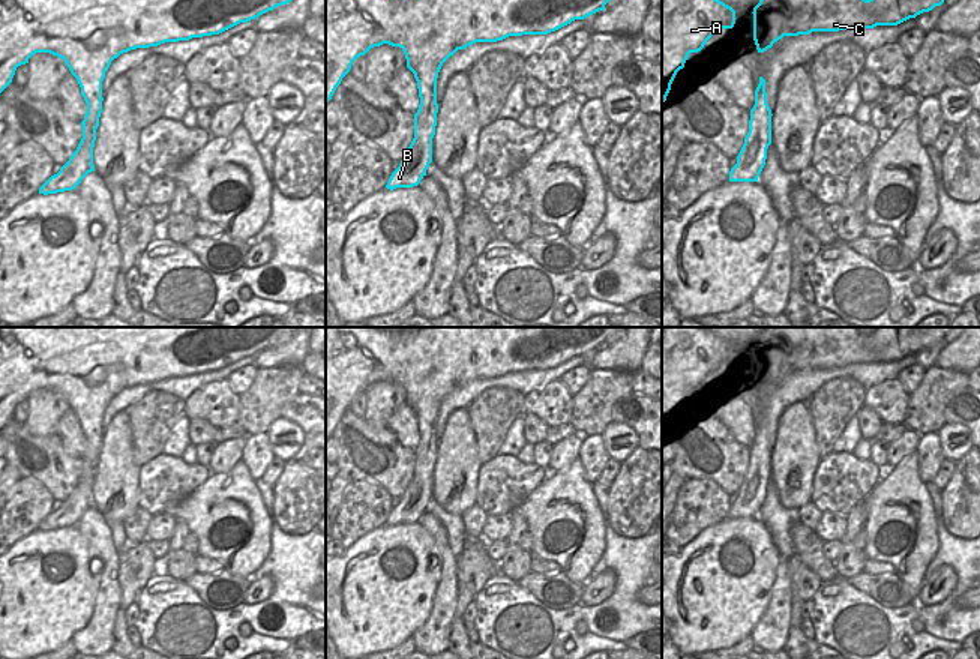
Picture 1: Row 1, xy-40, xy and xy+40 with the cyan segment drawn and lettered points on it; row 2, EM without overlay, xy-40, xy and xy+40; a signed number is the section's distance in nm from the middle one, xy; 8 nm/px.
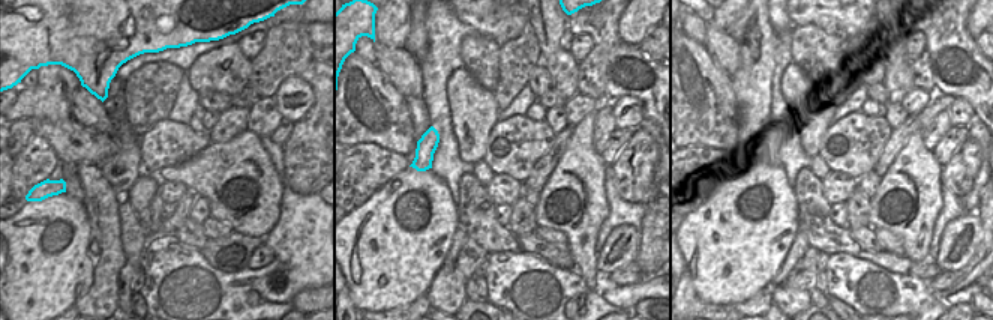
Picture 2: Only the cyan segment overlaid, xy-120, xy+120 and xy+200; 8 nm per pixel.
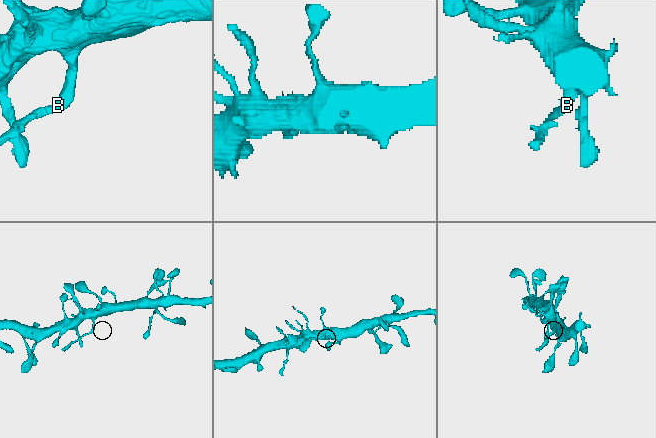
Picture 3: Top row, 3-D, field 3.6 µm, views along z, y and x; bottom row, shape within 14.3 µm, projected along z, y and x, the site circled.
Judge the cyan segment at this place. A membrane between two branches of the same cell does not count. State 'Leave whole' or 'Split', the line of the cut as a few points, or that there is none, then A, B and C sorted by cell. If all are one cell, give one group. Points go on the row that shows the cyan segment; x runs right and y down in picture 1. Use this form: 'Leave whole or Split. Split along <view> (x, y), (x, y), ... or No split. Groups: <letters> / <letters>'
Split. Split along xy (420, 98), (422, 105), (435, 114). Groups: A C / B

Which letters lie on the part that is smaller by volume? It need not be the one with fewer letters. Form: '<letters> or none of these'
B

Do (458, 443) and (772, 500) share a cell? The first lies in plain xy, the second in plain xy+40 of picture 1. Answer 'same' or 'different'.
different

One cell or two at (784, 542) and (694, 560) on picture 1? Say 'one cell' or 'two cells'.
two cells

